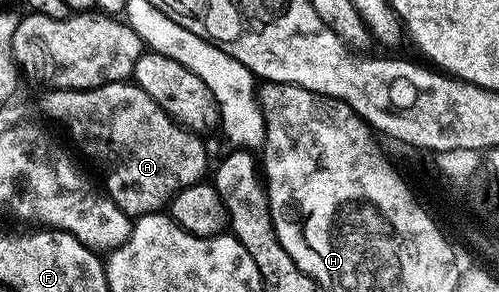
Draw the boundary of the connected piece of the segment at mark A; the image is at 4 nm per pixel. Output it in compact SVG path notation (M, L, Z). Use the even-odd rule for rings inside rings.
M125 81L122 83L107 83L101 87L91 87L85 91L74 91L71 89L52 89L47 92L48 96L44 99L43 114L49 120L57 119L66 130L72 134L72 139L93 159L94 162L100 166L100 171L104 174L104 183L102 182L103 190L114 201L114 205L118 205L118 209L122 209L122 213L126 213L129 217L139 217L141 215L154 215L163 212L165 208L171 204L172 198L177 191L186 189L190 185L201 182L205 178L204 170L208 167L208 151L204 148L204 143L199 134L195 131L188 130L187 127L176 122L175 119L170 118L161 107L154 102L149 95L136 86L135 82Z

